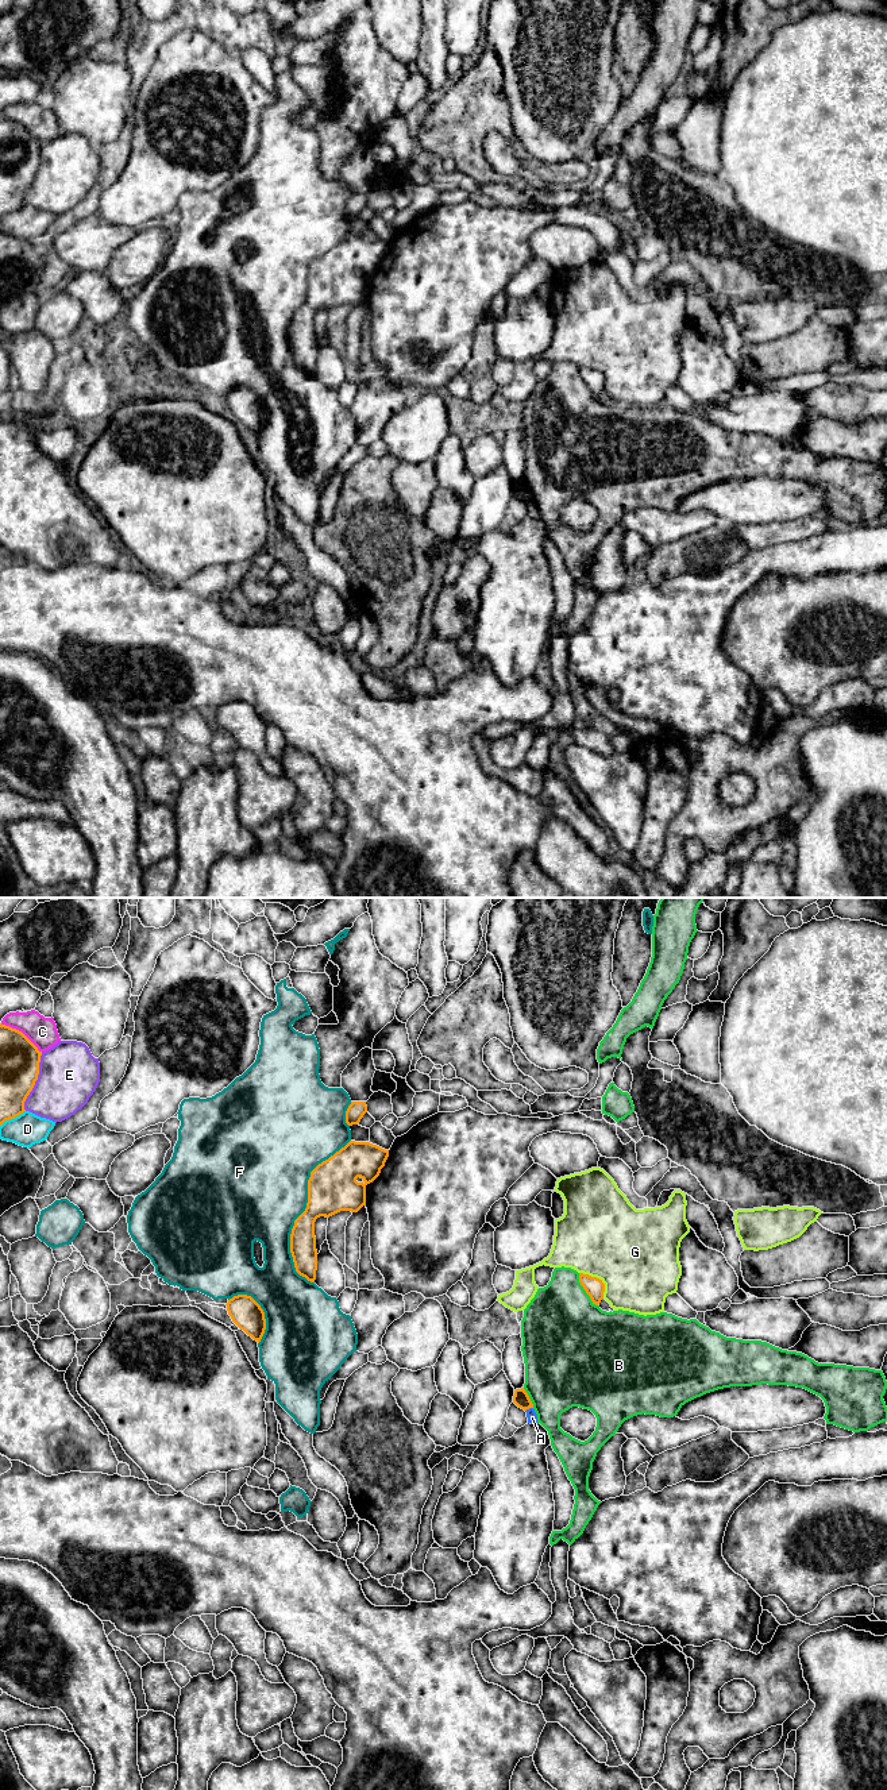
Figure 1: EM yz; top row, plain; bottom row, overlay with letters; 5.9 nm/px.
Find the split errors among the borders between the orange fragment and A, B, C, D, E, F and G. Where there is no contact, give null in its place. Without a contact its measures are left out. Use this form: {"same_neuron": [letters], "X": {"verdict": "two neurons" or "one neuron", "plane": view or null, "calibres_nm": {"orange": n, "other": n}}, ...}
{"same_neuron": [], "A": {"verdict": "two neurons", "plane": "yz", "calibres_nm": {"orange": 90, "other": 60}}, "B": {"verdict": "two neurons", "plane": "yz", "calibres_nm": {"orange": 120, "other": 440}}, "C": {"verdict": "two neurons", "plane": "yz", "calibres_nm": {"orange": 240, "other": 180}}, "D": {"verdict": "two neurons", "plane": "yz", "calibres_nm": {"orange": 220, "other": 200}}, "E": {"verdict": "two neurons", "plane": "yz", "calibres_nm": {"orange": 240, "other": 360}}, "F": {"verdict": "two neurons", "plane": "yz", "calibres_nm": {"orange": 300, "other": 460}}, "G": {"verdict": "two neurons", "plane": "yz", "calibres_nm": {"orange": 120, "other": 480}}}

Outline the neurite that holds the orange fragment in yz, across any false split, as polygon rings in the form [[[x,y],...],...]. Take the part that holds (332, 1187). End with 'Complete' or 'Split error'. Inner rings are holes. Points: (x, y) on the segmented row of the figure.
[[[350,1141],[311,1172],[306,1208],[290,1234],[290,1253],[300,1276],[316,1280],[316,1219],[340,1211],[358,1212],[366,1205],[366,1185],[379,1176],[387,1157],[389,1150],[377,1145]]]. Complete

